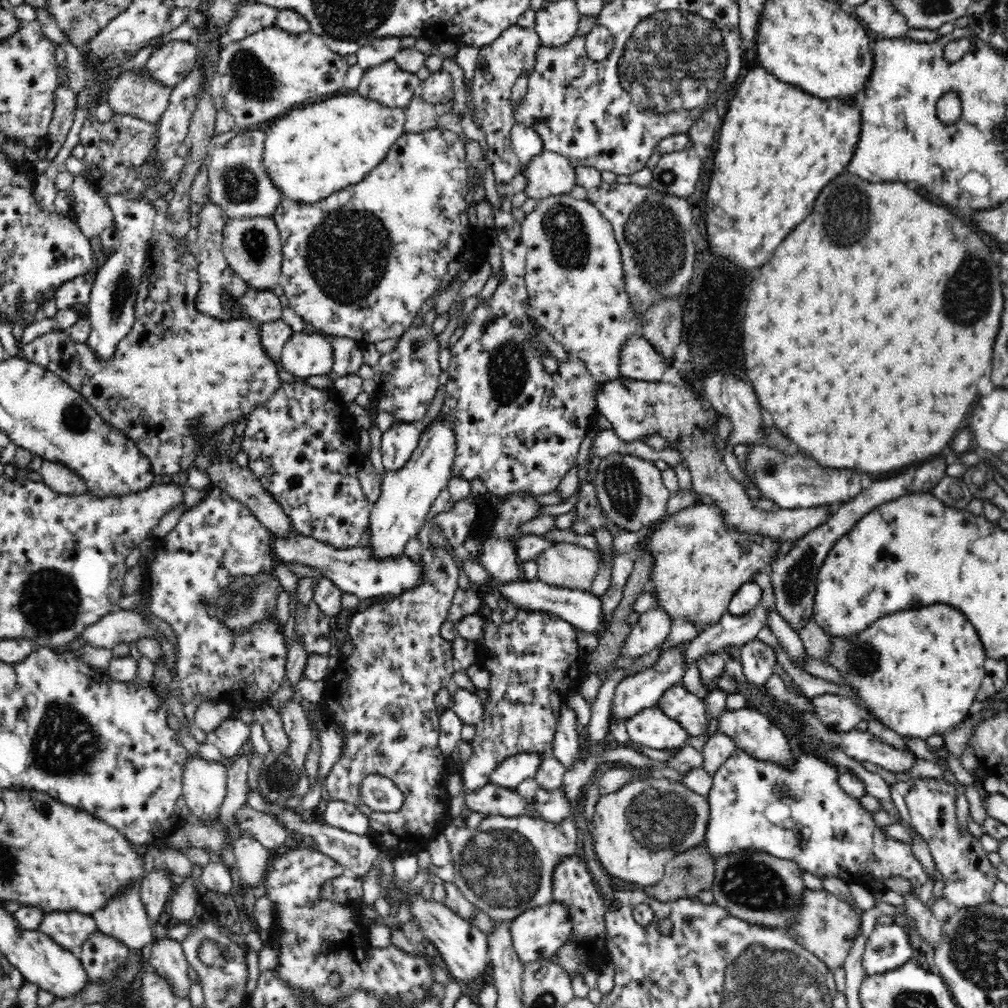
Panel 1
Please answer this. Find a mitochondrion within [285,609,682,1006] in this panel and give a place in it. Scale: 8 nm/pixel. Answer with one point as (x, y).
(500, 867)

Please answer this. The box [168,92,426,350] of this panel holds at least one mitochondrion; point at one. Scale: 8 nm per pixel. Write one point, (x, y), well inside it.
(349, 249)

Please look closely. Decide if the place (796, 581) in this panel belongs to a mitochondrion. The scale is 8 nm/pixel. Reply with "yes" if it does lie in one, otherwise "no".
yes

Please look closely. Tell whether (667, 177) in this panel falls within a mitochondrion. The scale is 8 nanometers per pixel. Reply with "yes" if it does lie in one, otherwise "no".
yes

